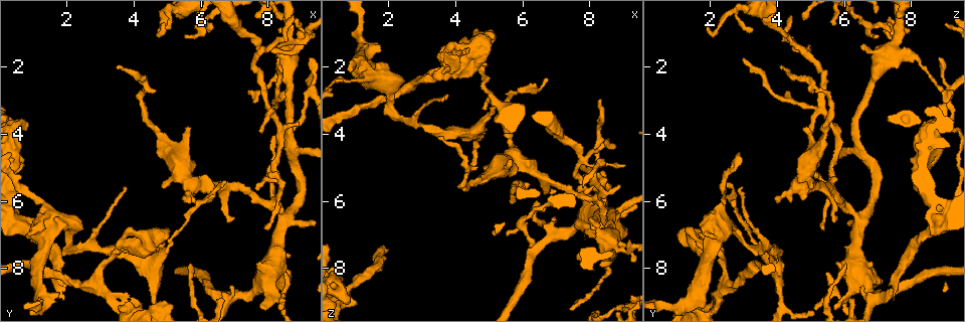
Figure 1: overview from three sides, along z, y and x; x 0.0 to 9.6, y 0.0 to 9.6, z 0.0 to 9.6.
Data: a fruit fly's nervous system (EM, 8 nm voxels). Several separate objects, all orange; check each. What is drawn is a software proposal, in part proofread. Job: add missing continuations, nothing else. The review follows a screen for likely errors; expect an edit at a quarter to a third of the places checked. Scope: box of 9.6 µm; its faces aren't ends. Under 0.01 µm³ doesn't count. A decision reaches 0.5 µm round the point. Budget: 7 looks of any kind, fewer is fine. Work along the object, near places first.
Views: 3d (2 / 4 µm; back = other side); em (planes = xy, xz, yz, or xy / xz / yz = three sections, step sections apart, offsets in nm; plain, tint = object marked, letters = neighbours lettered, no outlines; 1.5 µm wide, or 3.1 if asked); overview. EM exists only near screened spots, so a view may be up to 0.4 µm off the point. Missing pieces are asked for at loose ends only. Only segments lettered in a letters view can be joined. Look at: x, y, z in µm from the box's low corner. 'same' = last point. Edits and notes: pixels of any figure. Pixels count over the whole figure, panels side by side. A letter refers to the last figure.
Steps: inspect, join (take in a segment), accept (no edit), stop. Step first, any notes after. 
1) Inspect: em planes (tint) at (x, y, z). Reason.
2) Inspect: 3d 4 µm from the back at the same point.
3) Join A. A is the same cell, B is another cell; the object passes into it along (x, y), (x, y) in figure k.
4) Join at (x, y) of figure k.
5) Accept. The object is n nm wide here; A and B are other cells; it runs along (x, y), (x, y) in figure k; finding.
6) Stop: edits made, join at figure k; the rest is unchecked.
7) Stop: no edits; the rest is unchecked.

Inspect: em planes (letters) at (6.85, 8.60, 6.50). Free end.

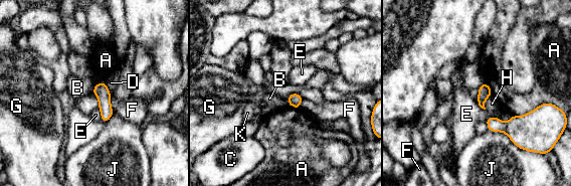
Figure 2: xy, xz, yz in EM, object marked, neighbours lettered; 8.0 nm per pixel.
Accept. A, B, C, D, E, F, G, H, J and K are other cells; a border runs along (92, 92), (98, 100), (99, 108) in figure 2; none of them fits.

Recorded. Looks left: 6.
Inspect: em xy step 4 (letters) at (6.65, 5.40, 2.35). Long arm stops here.

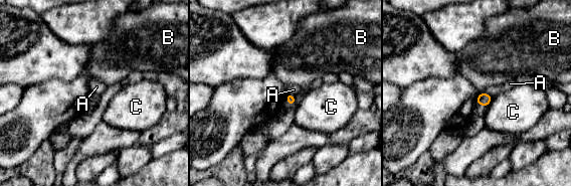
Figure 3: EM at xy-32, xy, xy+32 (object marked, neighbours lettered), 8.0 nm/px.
Inspect: em planes (letters) at the same point.

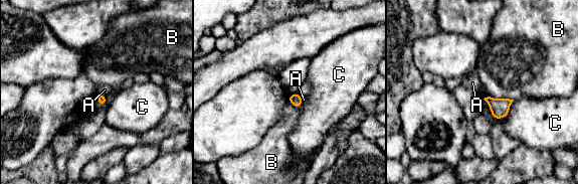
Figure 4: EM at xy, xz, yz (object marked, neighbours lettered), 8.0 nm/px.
Accept. A, B and C are other cells; a border runs along (98, 94), (106, 96) in figure 4; none of them fits.

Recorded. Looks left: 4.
Inspect: em planes (tint) at (3.55, 2.05, 4.00). End of a long branch.

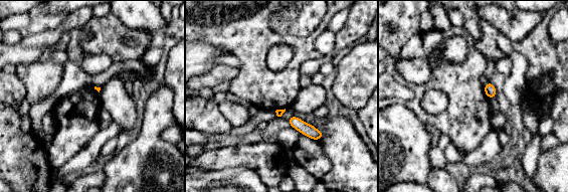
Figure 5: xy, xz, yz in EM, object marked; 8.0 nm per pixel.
Inspect: em planes (letters) at the same point.

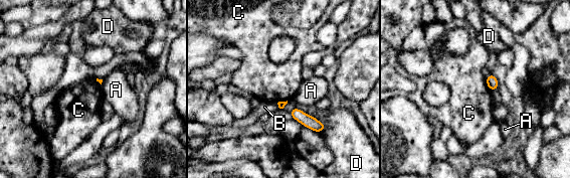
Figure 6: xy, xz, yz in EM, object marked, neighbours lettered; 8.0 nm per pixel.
Accept. A, B, C and D are other cells; a border runs along (485, 78), (490, 91) in figure 6; none of them fits.

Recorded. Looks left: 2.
Stop: no edits; the rest is unchecked.

